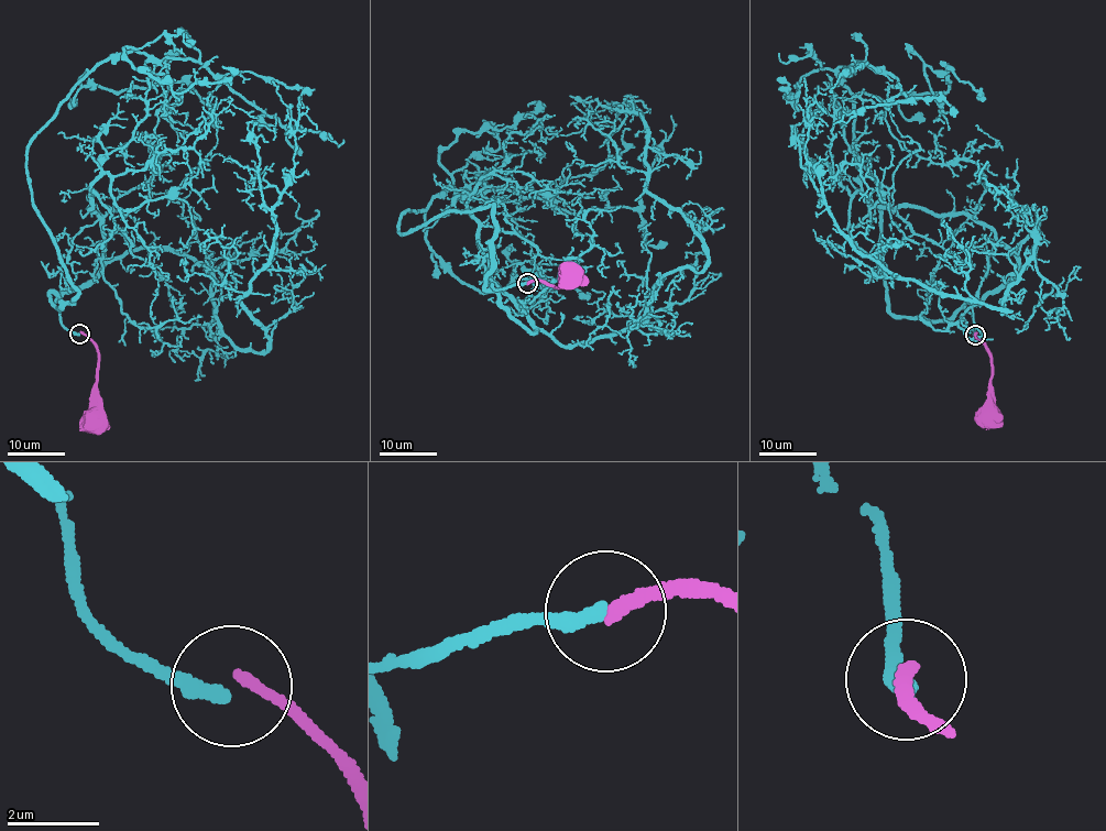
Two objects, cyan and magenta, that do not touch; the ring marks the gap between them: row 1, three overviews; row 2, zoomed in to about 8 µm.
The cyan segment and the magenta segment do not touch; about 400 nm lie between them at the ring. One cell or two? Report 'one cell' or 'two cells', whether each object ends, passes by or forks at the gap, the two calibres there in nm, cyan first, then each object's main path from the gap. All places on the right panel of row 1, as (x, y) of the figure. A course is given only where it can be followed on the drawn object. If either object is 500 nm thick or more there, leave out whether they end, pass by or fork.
one cell; cyan ends; magenta ends; calibres 360 and 280 nm; course cyan (975, 335), (964, 304), (1018, 270), (1041, 221), (1011, 309), (897, 280), (827, 206), (805, 78); course magenta (975, 335), (988, 351), (992, 363), (989, 402), (982, 408), (983, 414)

